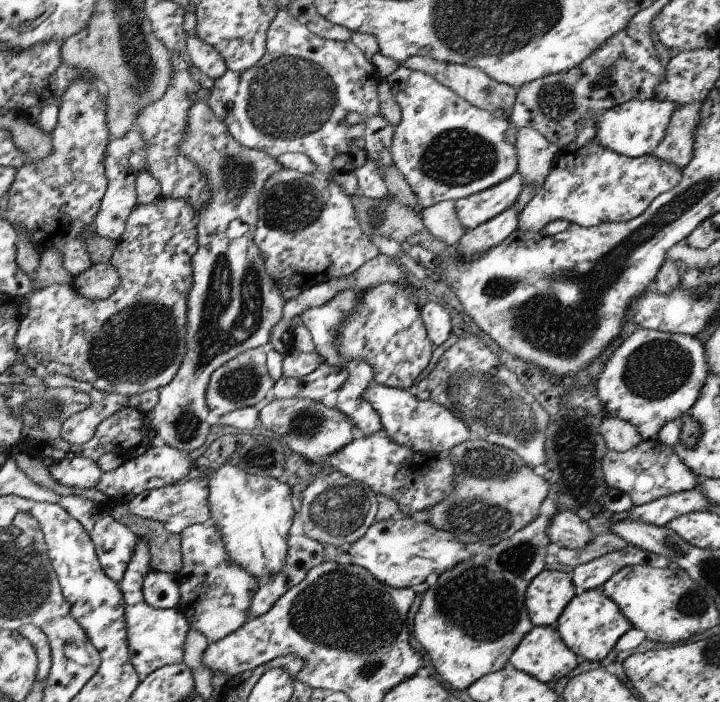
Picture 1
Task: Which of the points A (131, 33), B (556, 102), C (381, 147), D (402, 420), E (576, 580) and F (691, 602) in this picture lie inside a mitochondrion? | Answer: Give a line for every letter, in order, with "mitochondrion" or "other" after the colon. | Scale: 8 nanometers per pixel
A: mitochondrion
B: mitochondrion
C: other
D: other
E: other
F: mitochondrion

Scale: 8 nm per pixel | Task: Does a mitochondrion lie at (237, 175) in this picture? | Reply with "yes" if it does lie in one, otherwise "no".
yes

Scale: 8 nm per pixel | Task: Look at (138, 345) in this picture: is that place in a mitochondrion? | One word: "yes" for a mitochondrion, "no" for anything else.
yes

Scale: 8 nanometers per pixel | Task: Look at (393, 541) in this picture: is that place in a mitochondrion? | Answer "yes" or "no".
no

